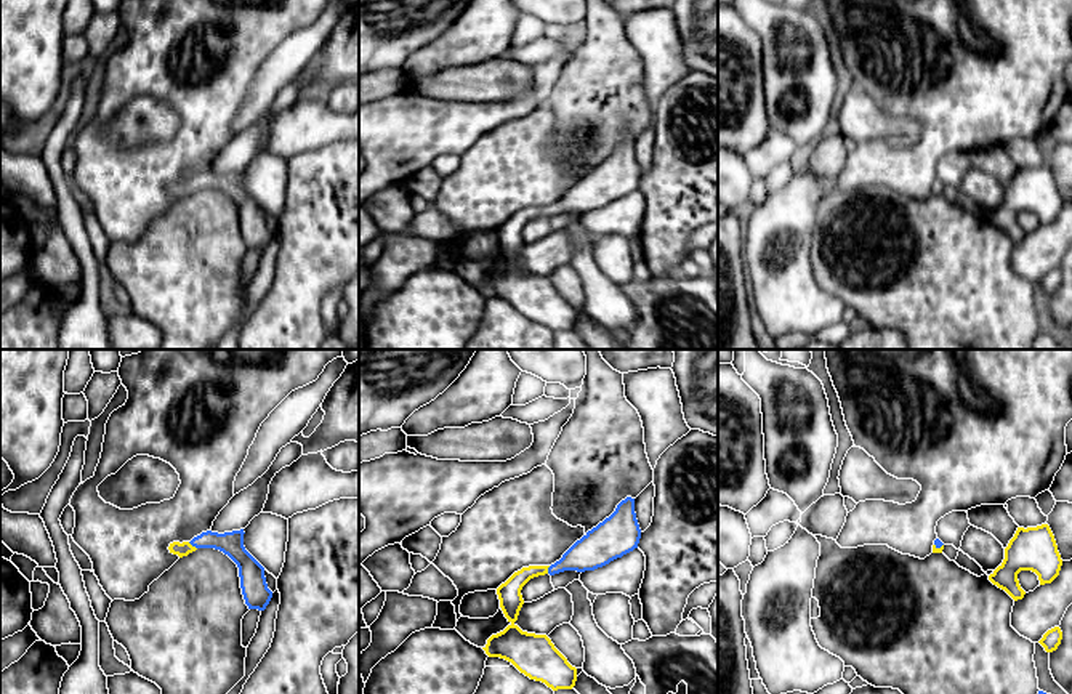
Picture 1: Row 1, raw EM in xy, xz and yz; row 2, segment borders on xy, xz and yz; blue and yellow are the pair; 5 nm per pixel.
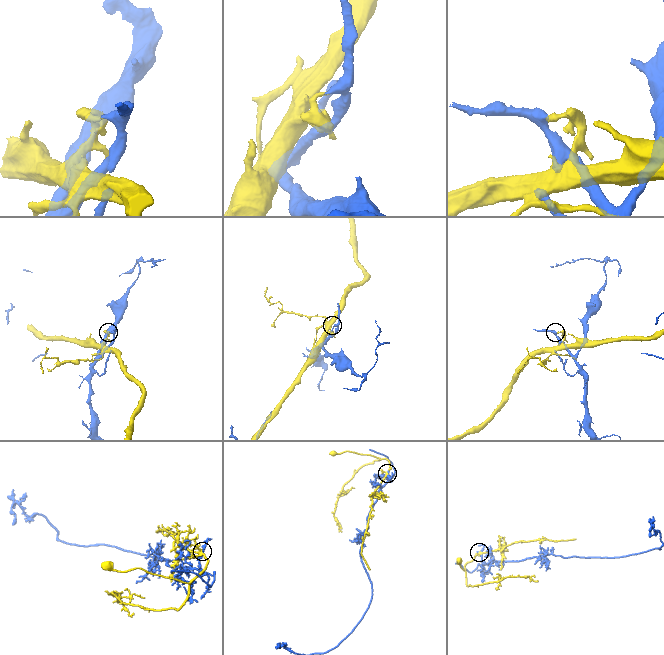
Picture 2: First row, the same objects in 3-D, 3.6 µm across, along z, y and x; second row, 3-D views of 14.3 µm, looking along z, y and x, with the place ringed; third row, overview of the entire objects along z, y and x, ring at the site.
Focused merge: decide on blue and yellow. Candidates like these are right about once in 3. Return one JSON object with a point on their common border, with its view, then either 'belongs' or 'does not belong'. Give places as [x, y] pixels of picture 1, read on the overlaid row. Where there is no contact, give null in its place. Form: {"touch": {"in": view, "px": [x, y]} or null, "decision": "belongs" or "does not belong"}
{"touch": {"in": "xy", "px": [193, 545]}, "decision": "does not belong"}

